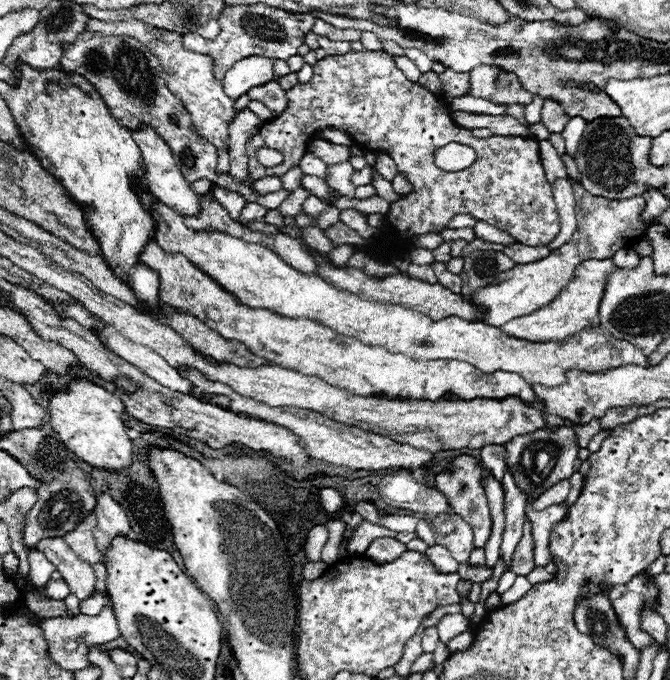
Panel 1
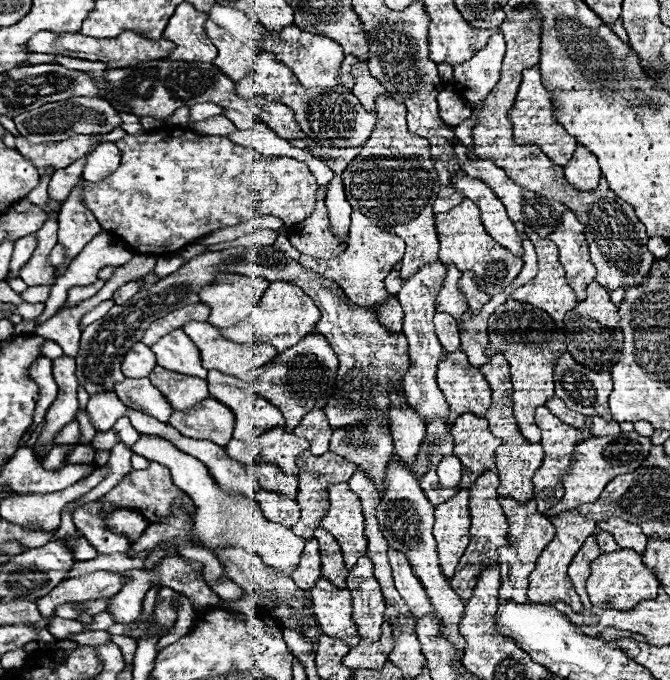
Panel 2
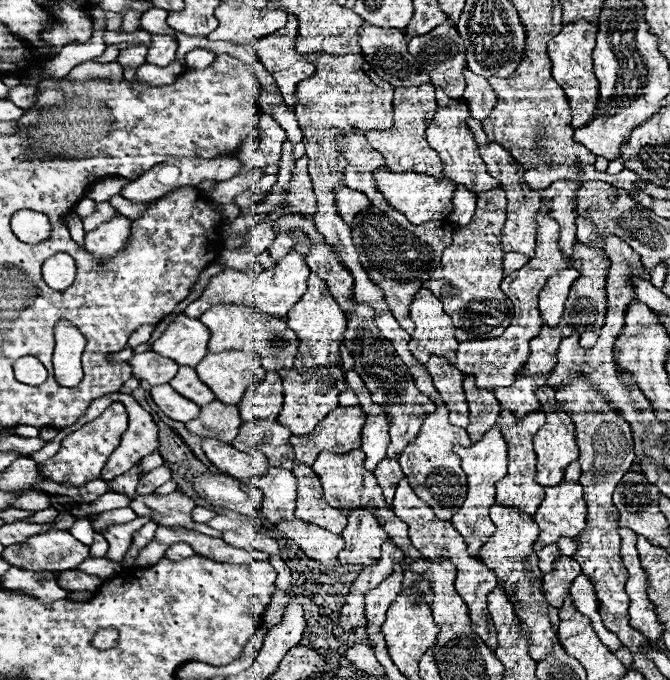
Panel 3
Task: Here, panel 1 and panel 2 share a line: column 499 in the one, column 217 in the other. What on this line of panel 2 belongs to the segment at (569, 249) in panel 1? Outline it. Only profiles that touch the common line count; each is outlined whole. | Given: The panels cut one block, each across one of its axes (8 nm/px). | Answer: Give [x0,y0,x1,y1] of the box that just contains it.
[200,274,268,328]

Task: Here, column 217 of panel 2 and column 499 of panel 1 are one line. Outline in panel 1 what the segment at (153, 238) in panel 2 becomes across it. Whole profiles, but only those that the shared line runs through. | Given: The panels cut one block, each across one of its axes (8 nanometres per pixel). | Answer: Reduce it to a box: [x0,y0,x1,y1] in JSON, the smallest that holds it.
[246,52,560,258]

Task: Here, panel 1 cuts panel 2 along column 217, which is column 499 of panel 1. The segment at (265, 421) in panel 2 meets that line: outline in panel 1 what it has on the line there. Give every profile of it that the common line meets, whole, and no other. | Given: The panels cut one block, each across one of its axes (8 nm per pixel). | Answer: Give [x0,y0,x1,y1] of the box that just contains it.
[138,240,536,402]

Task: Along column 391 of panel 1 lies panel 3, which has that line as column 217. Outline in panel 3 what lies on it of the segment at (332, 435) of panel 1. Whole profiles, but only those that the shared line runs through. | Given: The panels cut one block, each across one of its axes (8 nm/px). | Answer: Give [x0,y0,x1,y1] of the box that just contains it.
[202,438,268,480]

